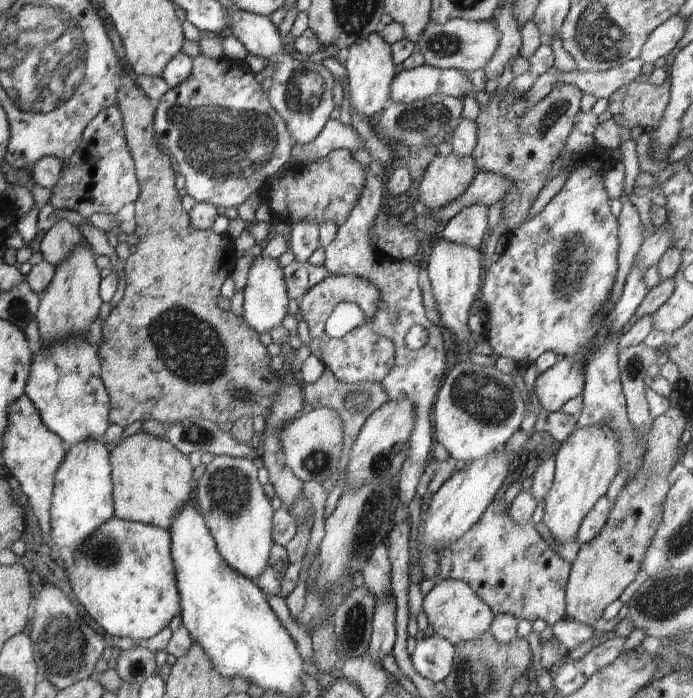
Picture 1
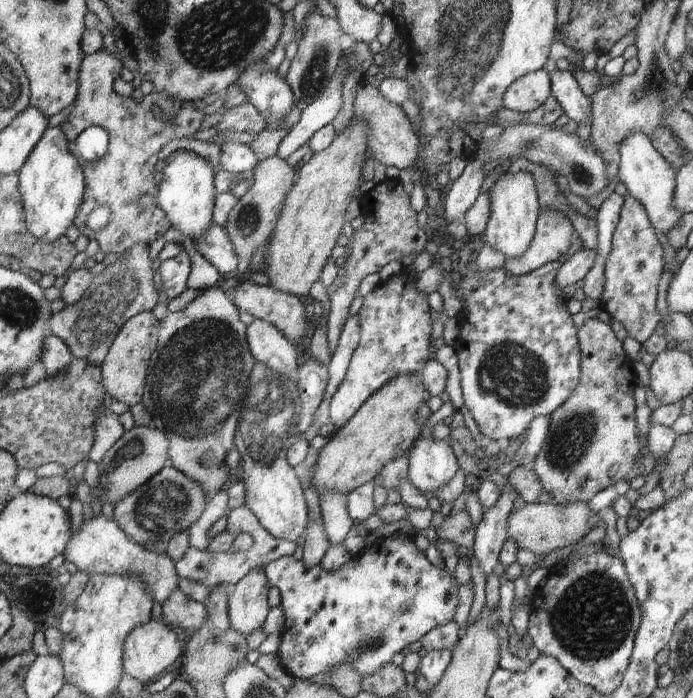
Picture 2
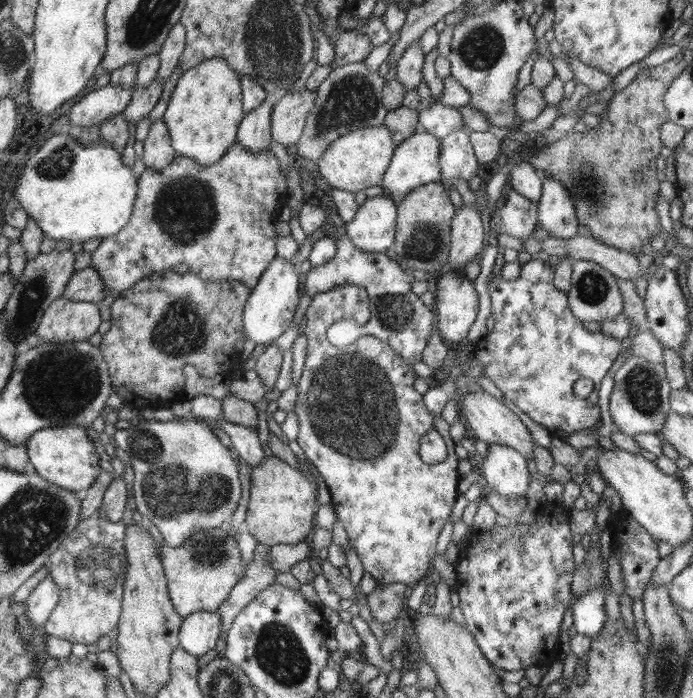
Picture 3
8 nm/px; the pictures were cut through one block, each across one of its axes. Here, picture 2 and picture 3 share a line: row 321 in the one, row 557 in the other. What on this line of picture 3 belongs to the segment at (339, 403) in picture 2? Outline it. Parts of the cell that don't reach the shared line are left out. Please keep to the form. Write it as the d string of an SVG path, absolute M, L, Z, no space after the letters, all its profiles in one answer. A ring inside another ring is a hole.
M342 283L336 287L326 291L316 293L311 296L310 302L306 312L306 328L304 330L307 338L306 360L304 364L304 371L299 383L299 394L296 404L293 407L293 414L298 417L300 432L298 434L297 442L304 450L306 457L312 461L312 464L318 469L318 472L324 478L326 486L329 488L331 494L331 502L333 503L334 511L337 513L337 518L342 522L342 526L348 533L348 538L351 546L354 548L358 558L360 558L364 572L370 572L377 584L388 583L402 583L409 585L412 588L425 576L429 575L432 570L430 560L435 556L436 543L438 536L444 528L447 520L450 518L451 511L458 496L458 456L455 454L456 445L452 441L449 434L449 425L446 420L435 419L435 415L426 409L423 402L423 396L420 392L414 389L414 382L417 378L413 365L406 362L404 358L394 352L390 345L374 335L362 335L356 340L354 344L348 345L345 348L338 348L332 345L326 339L326 330L330 328L331 324L340 320L356 320L360 326L365 325L370 319L369 296L366 289L352 283ZM435 430L442 436L446 447L448 448L448 455L446 460L438 462L437 464L426 464L420 459L420 440L426 432Z

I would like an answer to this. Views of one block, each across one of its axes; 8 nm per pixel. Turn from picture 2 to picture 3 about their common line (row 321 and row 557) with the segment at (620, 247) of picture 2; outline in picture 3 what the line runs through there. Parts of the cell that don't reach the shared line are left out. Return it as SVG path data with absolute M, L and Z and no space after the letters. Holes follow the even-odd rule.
M627 512L628 526L623 534L612 535L614 553L620 566L622 566L622 582L624 582L624 592L633 601L640 600L648 586L652 573L659 563L660 554L658 553L658 542L654 540L648 532L632 518Z

